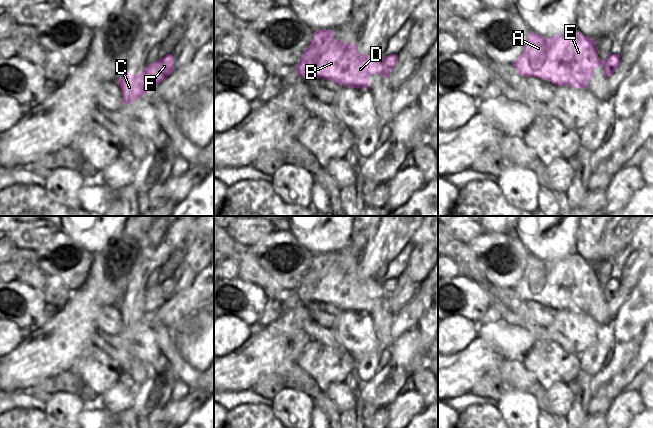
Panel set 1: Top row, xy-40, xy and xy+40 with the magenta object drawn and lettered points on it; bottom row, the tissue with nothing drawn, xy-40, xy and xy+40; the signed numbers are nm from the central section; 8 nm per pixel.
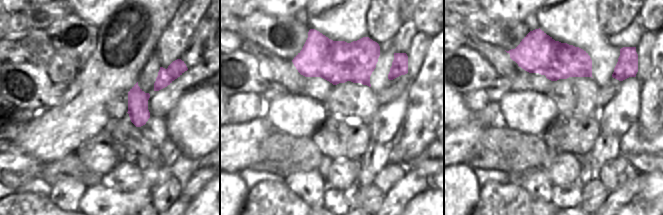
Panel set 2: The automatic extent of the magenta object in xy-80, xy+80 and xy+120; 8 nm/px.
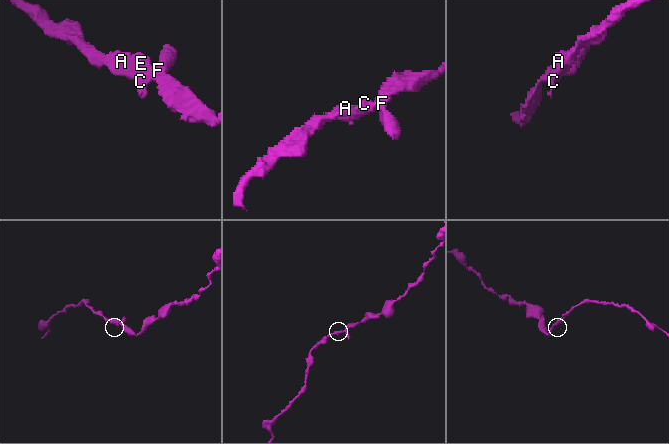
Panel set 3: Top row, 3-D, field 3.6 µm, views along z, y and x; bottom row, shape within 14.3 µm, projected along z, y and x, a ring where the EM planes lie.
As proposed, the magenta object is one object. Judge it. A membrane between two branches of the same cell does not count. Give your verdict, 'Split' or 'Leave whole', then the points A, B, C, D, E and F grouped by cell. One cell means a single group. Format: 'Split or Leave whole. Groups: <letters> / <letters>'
Split. Groups: A B C D E / F

